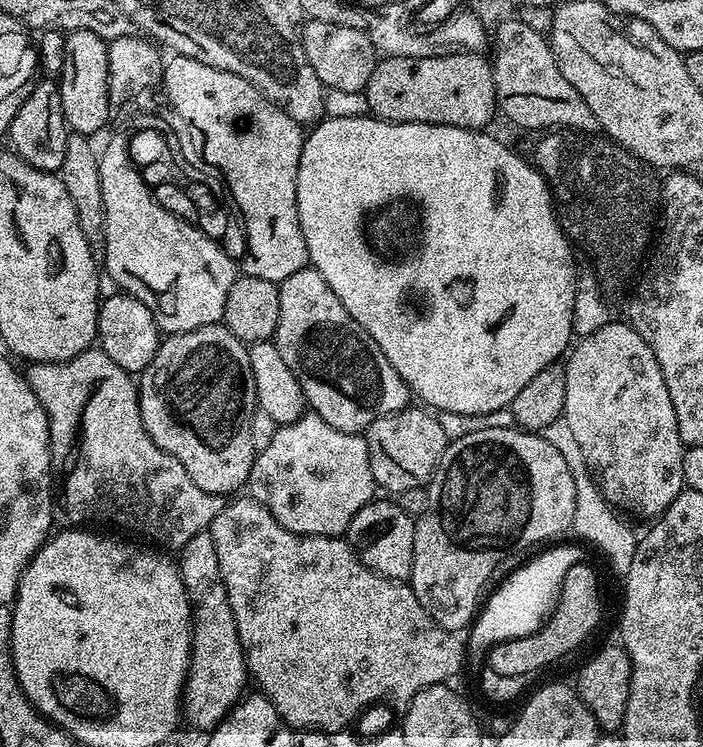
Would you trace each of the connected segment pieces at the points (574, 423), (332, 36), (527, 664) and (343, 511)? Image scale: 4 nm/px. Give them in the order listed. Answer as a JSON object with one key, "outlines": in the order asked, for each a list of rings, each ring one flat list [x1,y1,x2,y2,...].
{"outlines":[[[609,322,603,324,594,334,583,337,567,353,564,369,566,370,566,406,564,407,564,419,570,426,570,431,574,433,574,439,578,442,579,448,582,449,582,455,586,457,586,466,590,473,591,479,596,479,596,484,600,487,600,492,616,508,621,508,624,512,629,512,632,516,652,516,659,518,678,498,678,494,683,492,686,485,684,482,684,454,686,446,680,441,678,434,678,422,674,414,674,406,670,402,670,390,666,390,666,382,662,378,662,370,658,366,658,358,654,358,654,350,632,329,631,323,615,324]],[[305,19,299,29,302,50,306,54,306,62,314,66,314,74,323,82,325,89,363,92,365,86,370,82,370,74,374,74,378,53,371,42,368,32,363,32,350,26,338,26,334,22,322,22,321,20]],[[581,562,566,571,565,581,562,582,559,600,550,615,536,632,524,637,502,641,489,649,486,655,487,667,493,668,497,674,526,674,531,677,535,672,551,666,555,660,568,656,592,631,600,624,600,580,588,562]],[[306,414,298,418,298,422,277,427,274,438,270,438,270,446,256,454,246,488,252,491,249,492,251,499,266,506,279,524,299,536,343,537,354,514,358,514,362,506,372,503,378,492,370,470,367,439,355,432,338,430,315,414]]]}

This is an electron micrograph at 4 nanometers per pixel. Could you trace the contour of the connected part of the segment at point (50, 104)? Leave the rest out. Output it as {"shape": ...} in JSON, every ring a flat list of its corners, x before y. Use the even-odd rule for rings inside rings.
{"shape":[[40,78,31,88,25,95,18,114,14,114,14,122,10,122,7,139,12,140,11,147,16,155,21,156,30,166,43,172,59,173,62,158,66,158,66,142,70,135,68,123,64,120,60,86,55,79]]}

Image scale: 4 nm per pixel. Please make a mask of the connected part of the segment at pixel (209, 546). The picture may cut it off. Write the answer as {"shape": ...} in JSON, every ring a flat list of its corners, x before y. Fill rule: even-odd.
{"shape":[[211,531,194,534,194,538,179,549,178,567,192,607,192,657,188,663,188,678,184,681,182,712,194,727,214,730,224,721,229,708,245,695,244,683,249,683,250,673,244,661,234,614,228,605,226,586,220,577]]}

